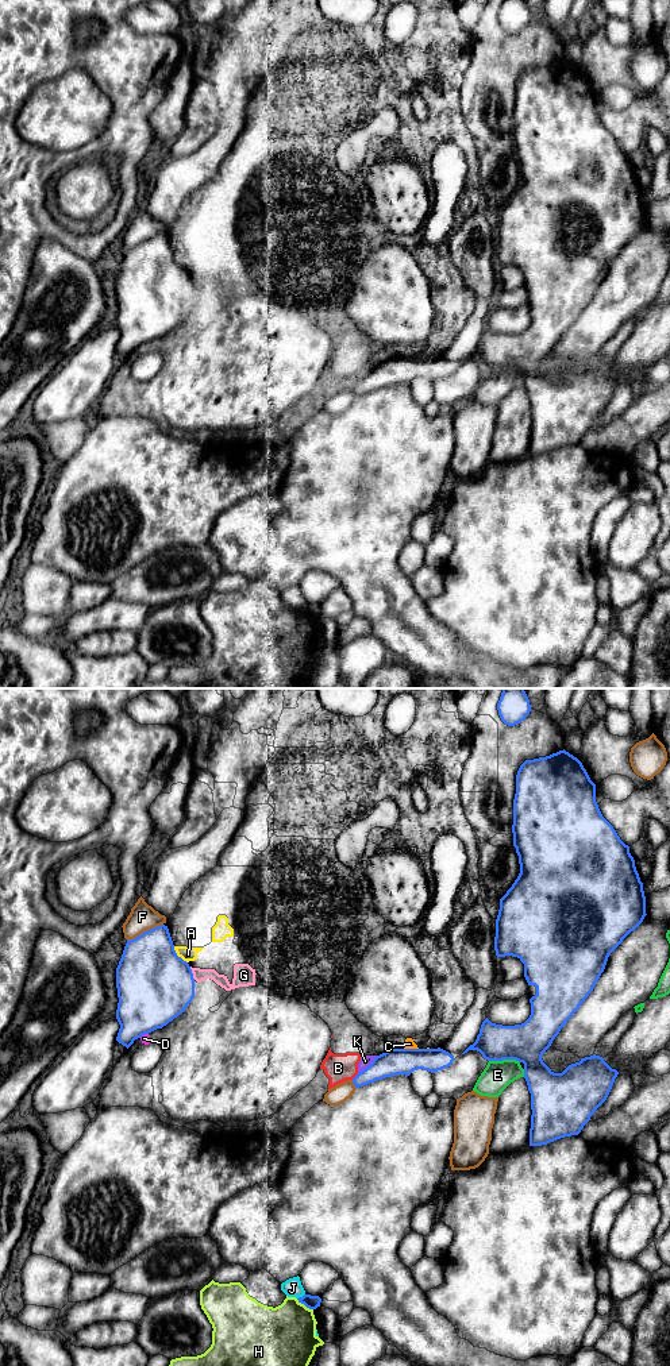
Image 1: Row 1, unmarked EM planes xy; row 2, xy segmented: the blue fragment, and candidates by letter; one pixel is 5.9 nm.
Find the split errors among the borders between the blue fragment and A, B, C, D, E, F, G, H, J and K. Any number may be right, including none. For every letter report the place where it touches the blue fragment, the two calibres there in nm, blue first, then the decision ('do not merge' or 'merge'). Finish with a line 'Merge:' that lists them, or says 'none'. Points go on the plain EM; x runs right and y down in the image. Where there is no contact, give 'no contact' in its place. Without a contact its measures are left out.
A: xy (177, 265) | 440/80 nm | do not merge
B: xy (355, 385) | 160/170 nm | do not merge
C: xy (411, 358) | 160/60 nm | do not merge
D: xy (143, 343) | 400/50 nm | do not merge
E: xy (504, 367) | 240/170 nm | do not merge
F: xy (145, 240) | 380/160 nm | do not merge
G: xy (192, 282) | 440/80 nm | do not merge
H: xy (304, 613) | 80/400 nm | do not merge
J: xy (300, 606) | 80/110 nm | do not merge
K: xy (369, 374) | 160/70 nm | do not merge
Merge: none

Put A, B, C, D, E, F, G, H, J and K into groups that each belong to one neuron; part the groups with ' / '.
A B C D G K / E / F / H / J

